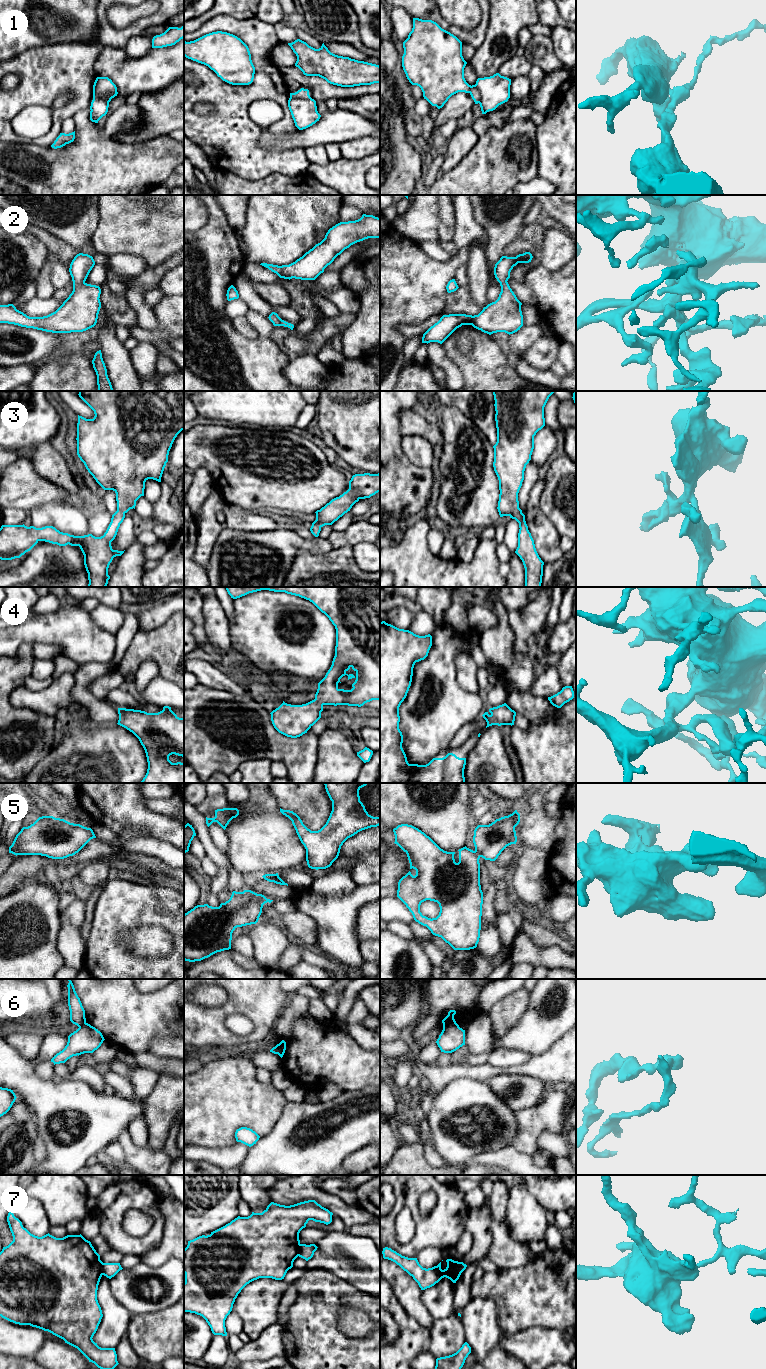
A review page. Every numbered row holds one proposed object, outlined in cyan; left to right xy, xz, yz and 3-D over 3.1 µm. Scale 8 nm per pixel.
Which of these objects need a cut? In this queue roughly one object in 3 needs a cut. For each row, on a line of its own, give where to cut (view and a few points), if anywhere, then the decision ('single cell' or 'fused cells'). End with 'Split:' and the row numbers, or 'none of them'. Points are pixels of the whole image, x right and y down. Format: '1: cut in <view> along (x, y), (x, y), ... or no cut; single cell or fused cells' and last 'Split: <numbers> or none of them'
1: cut in xz along (309, 95), (305, 98), (290, 97); fused cells
2: no cut; single cell
3: no cut; single cell
4: no cut; single cell
5: no cut; single cell
6: cut in yz along (455, 1022), (443, 1024); fused cells
7: cut in xy along (102, 1262), (103, 1274); fused cells
Split: 1, 6, 7

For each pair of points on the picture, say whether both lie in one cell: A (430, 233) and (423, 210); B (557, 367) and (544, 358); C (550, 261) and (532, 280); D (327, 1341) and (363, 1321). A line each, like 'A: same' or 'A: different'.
A: same
B: different
C: different
D: different

